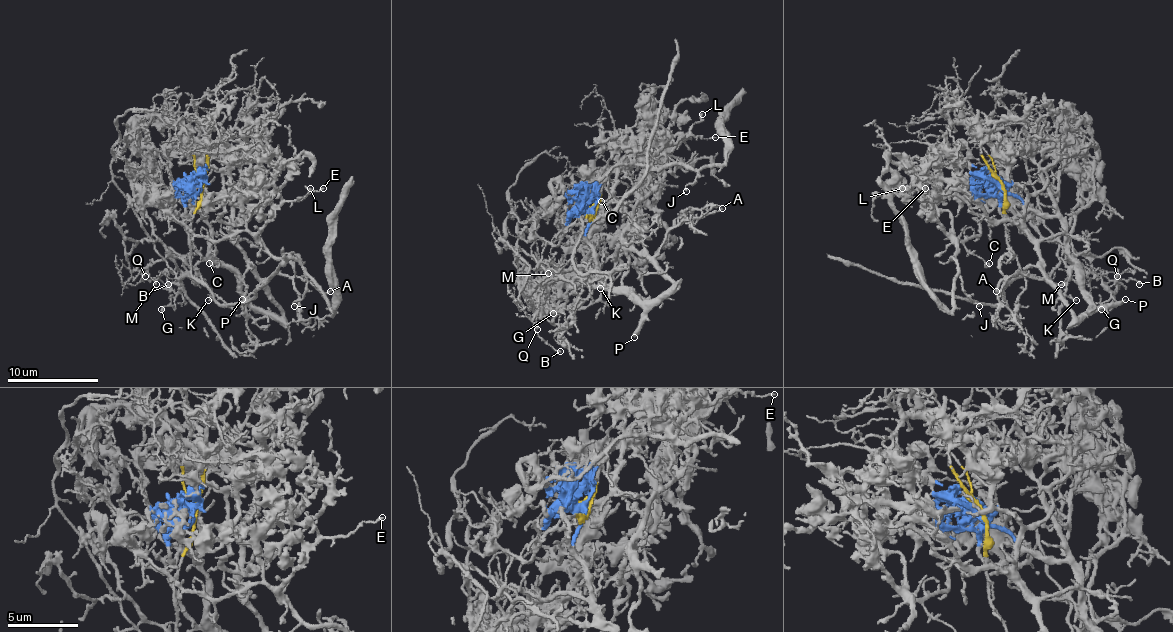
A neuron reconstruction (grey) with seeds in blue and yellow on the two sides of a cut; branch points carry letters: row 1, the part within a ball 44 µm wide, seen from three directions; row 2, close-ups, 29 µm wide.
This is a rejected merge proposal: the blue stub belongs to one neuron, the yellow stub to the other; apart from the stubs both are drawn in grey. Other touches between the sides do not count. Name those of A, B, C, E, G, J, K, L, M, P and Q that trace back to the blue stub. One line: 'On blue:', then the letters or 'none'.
On blue: A, B, C, E, G, J, K, L, M, P, Q

